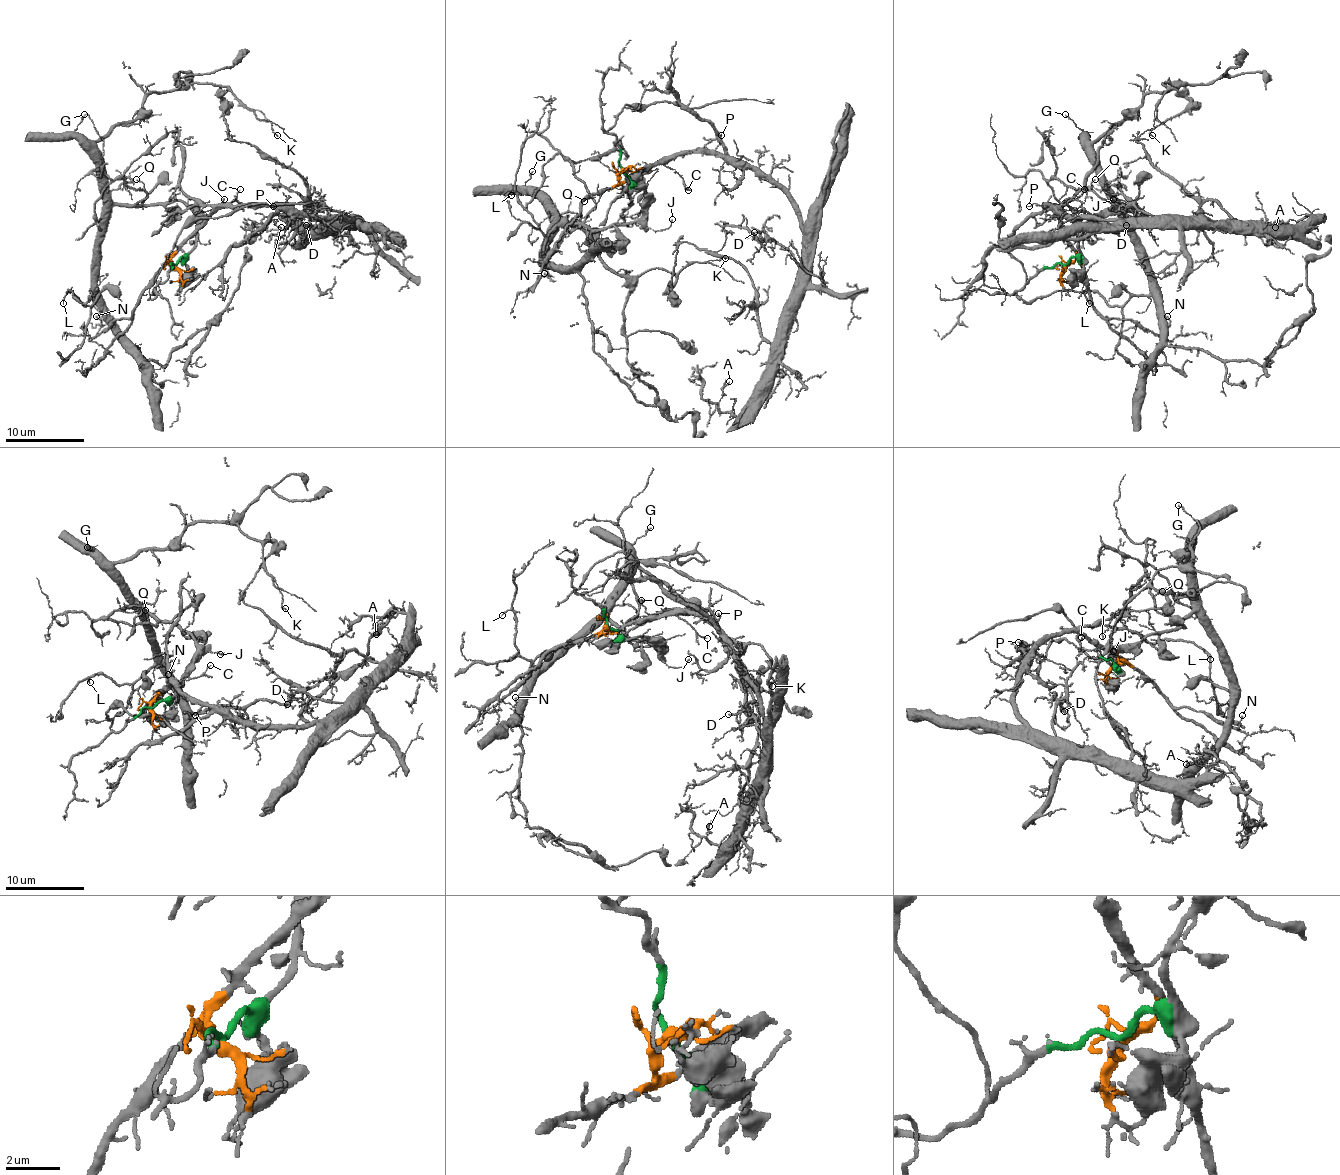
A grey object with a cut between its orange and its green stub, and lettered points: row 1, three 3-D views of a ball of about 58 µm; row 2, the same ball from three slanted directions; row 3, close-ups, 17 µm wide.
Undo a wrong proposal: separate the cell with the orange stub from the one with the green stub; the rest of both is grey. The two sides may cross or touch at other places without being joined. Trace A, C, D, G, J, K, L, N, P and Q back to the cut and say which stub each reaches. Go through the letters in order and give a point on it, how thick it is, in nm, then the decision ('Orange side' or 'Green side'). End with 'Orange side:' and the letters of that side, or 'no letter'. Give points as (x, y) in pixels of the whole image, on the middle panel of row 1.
A: Place: (729, 381). Thickness 120 nm. Orange side
C: Place: (688, 190). Thickness 110 nm. Orange side
D: Place: (754, 232). Thickness 120 nm. Orange side
G: Place: (532, 171). Thickness 140 nm. Green side
J: Place: (672, 219). Thickness 120 nm. Green side
K: Place: (725, 258). Thickness 130 nm. Green side
L: Place: (511, 195). Thickness 130 nm. Green side
N: Place: (544, 273). Thickness 100 nm. Orange side
P: Place: (721, 135). Thickness 100 nm. Orange side
Q: Place: (584, 201). Thickness 100 nm. Green side
Orange side: A, C, D, N, P

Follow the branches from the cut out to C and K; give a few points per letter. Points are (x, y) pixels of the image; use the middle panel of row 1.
C: (623, 170), (619, 181), (664, 164), (688, 189)
K: (623, 170), (645, 189), (645, 213), (627, 225), (564, 225), (542, 199), (629, 276), (726, 258)

